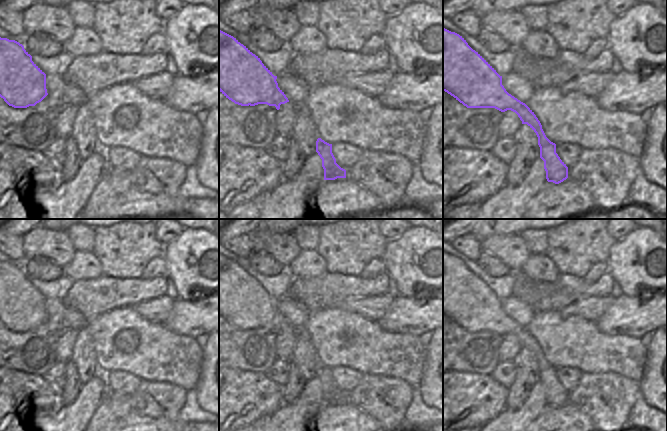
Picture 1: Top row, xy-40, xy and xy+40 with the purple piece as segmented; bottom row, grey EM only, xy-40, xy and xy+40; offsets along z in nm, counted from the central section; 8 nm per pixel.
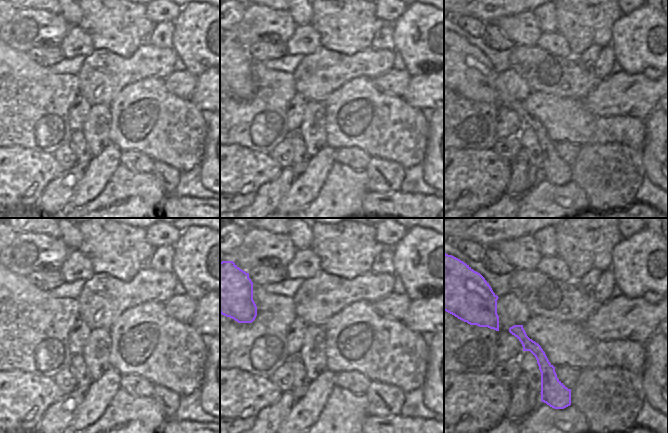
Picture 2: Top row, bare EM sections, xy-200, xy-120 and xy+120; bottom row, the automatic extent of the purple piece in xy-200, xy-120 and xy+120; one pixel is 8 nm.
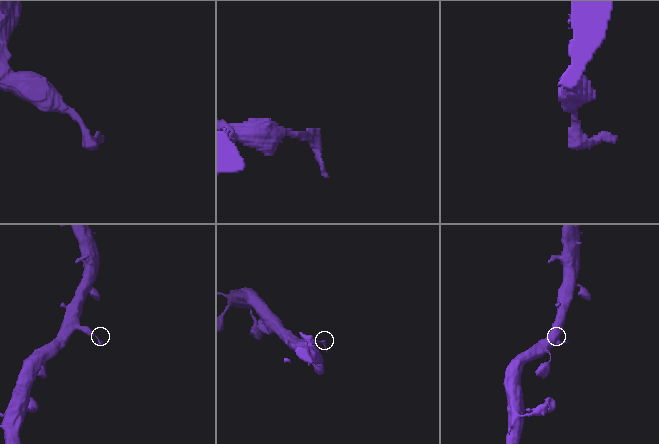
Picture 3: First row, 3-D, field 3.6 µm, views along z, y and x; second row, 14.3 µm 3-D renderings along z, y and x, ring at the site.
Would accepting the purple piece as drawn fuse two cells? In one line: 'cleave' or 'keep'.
cleave

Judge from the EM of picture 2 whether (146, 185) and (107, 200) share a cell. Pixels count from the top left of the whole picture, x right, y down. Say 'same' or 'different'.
same

